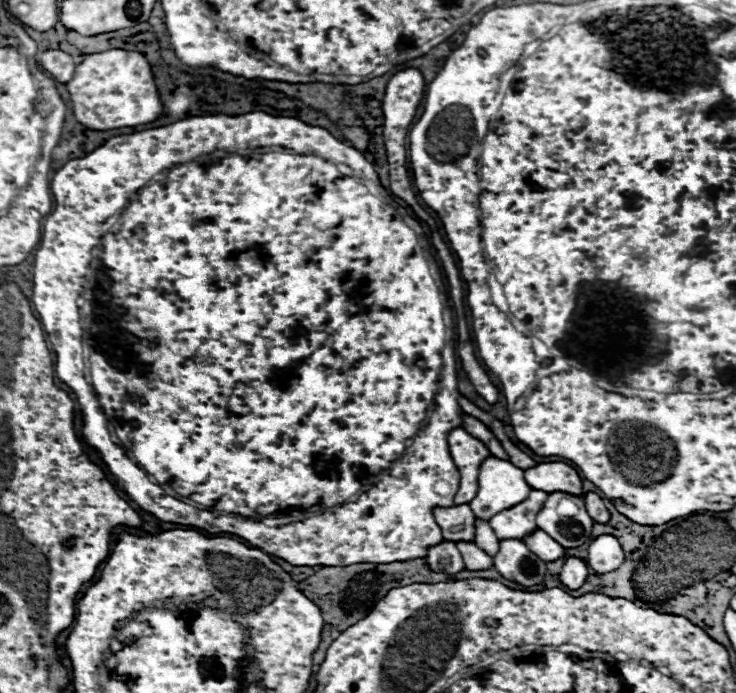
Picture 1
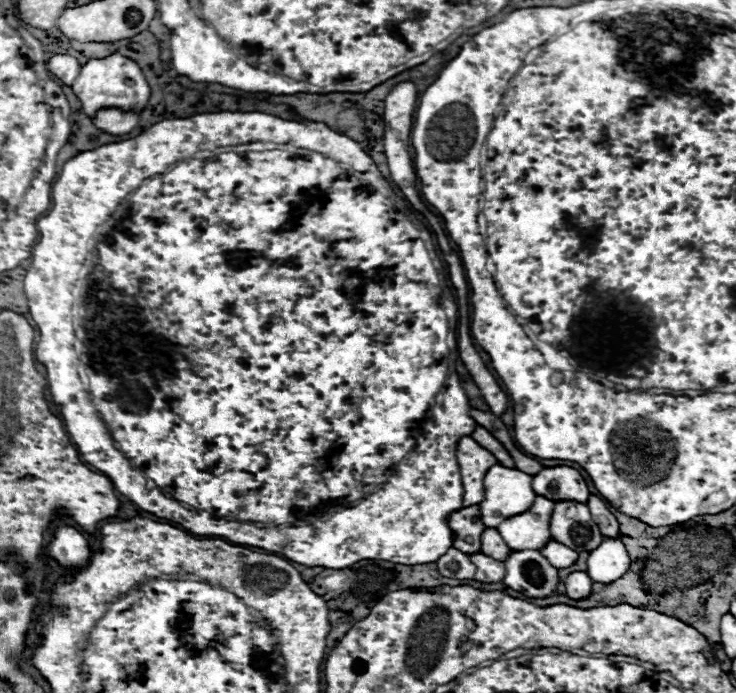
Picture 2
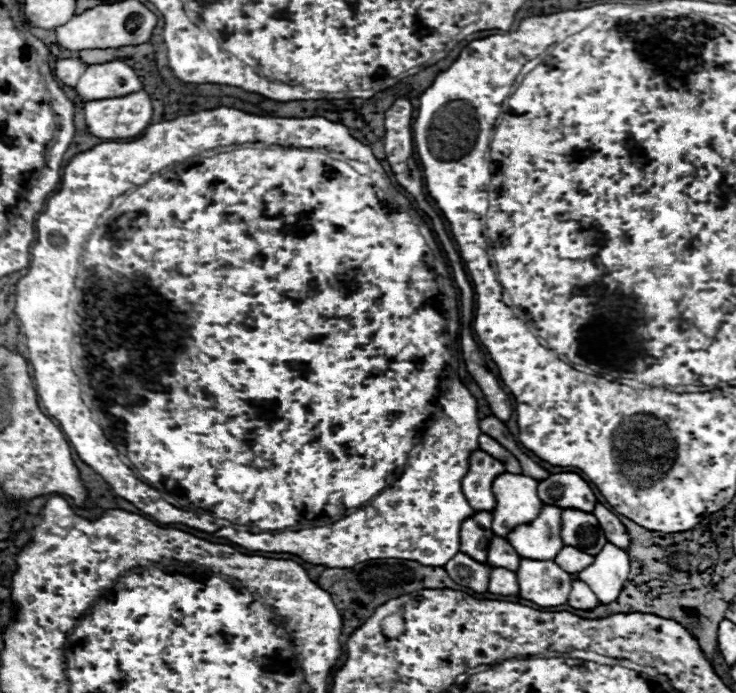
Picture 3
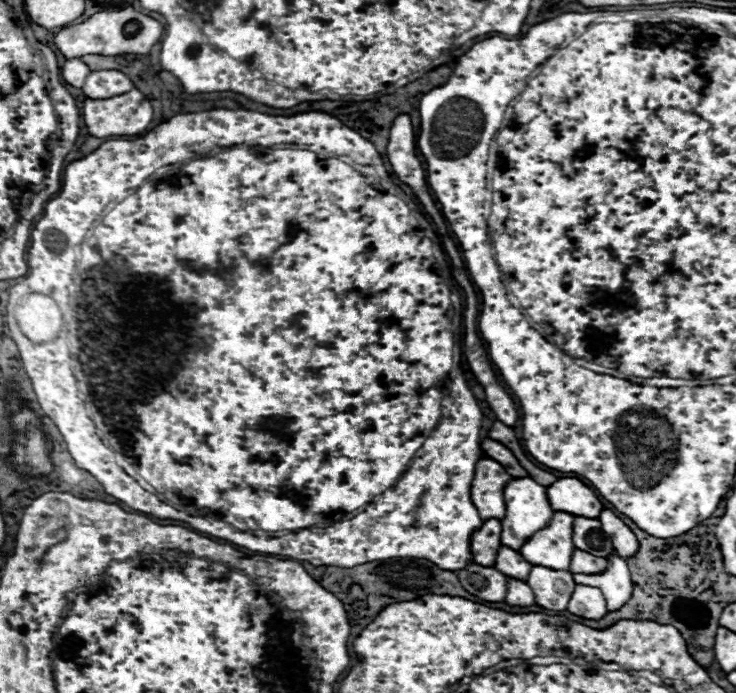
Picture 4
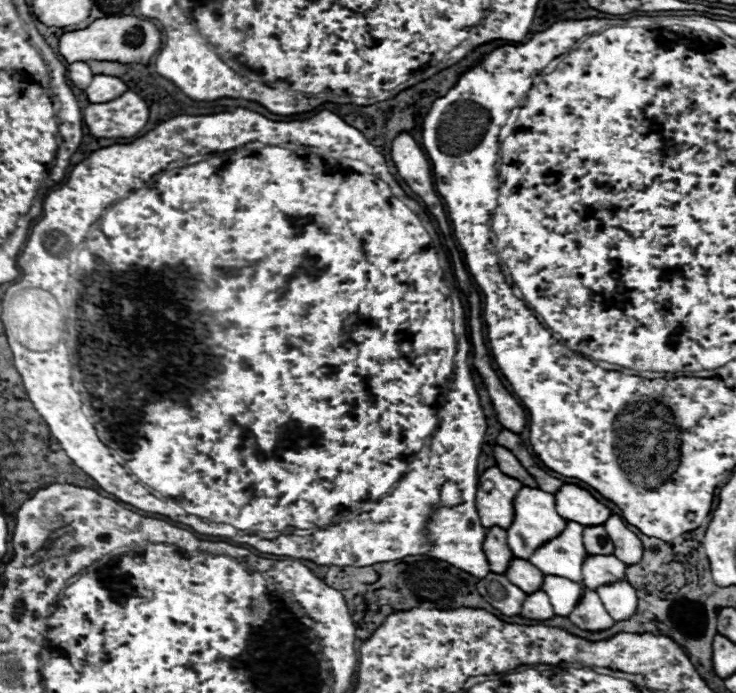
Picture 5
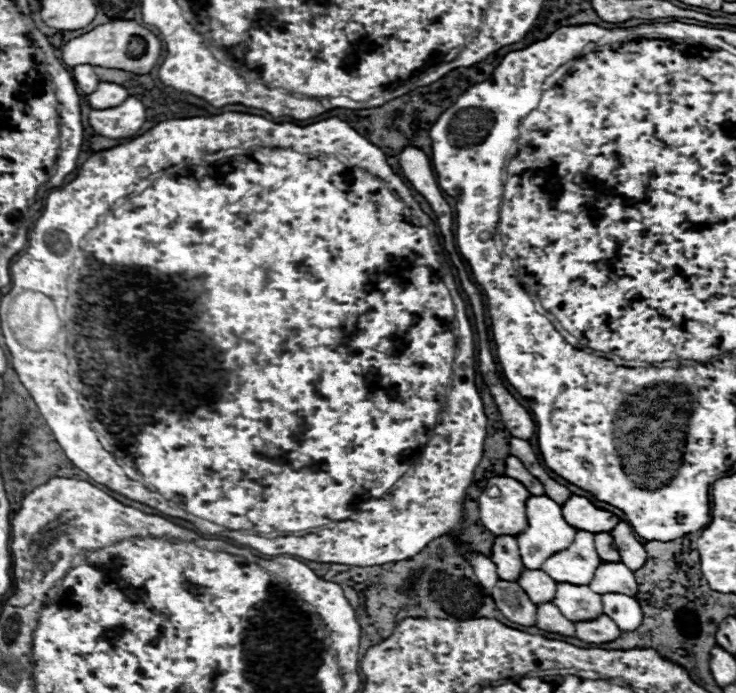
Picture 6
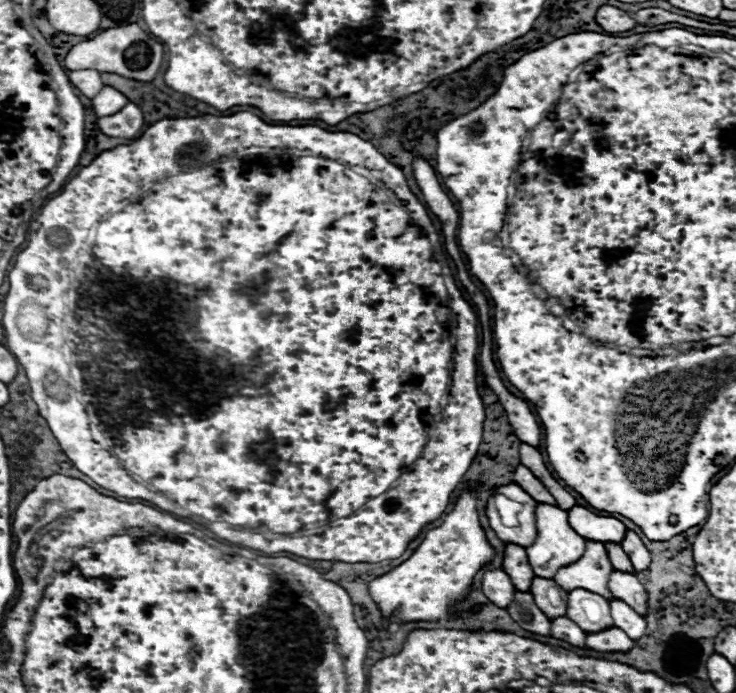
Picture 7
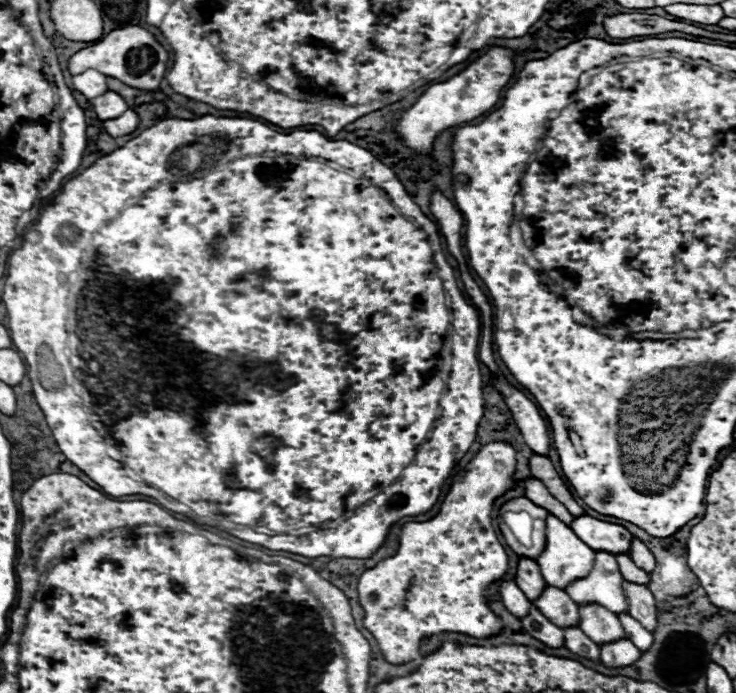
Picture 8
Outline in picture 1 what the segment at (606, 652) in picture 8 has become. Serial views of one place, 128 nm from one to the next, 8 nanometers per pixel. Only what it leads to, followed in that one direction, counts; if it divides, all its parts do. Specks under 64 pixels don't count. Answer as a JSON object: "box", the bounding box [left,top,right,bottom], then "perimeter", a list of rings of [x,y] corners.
{"box":[560,558,588,590],"perimeter":[[[566,558],[564,568],[560,572],[560,580],[566,588],[578,590],[588,578],[588,564],[582,562],[580,558]]]}

